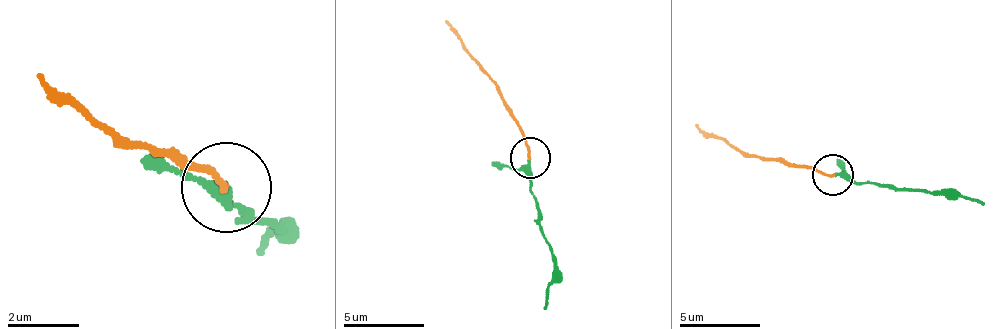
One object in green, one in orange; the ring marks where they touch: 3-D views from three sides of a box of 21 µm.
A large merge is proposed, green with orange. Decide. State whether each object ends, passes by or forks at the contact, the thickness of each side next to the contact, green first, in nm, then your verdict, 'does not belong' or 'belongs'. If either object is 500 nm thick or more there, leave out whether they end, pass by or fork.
green passes by; orange ends there; 260 nm thick on the green side, 140 nm on the other; belongs

